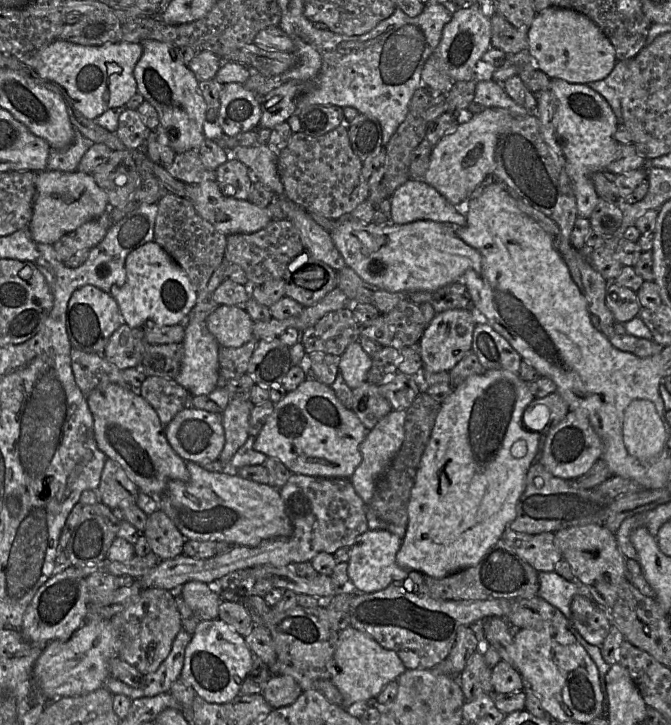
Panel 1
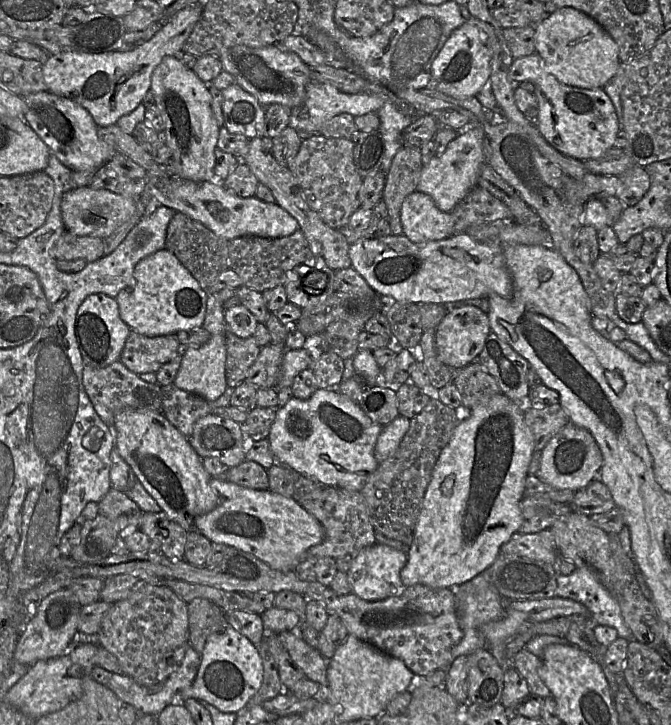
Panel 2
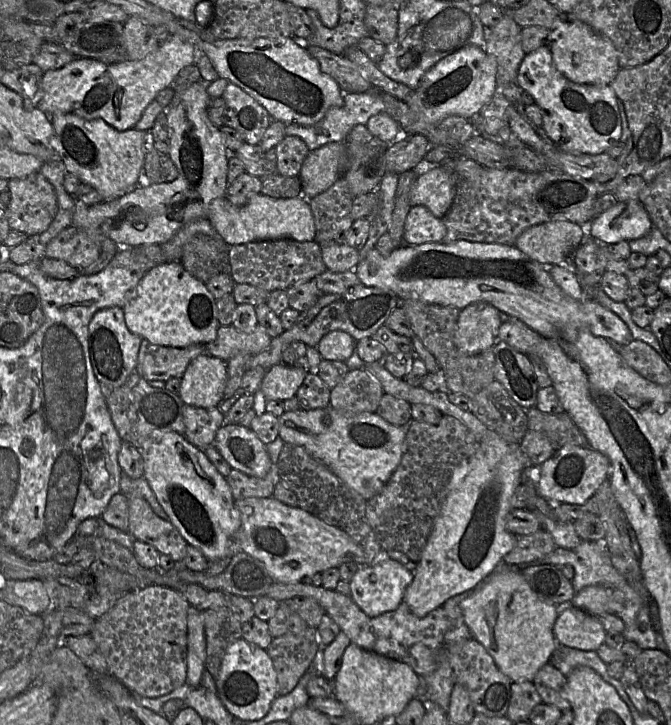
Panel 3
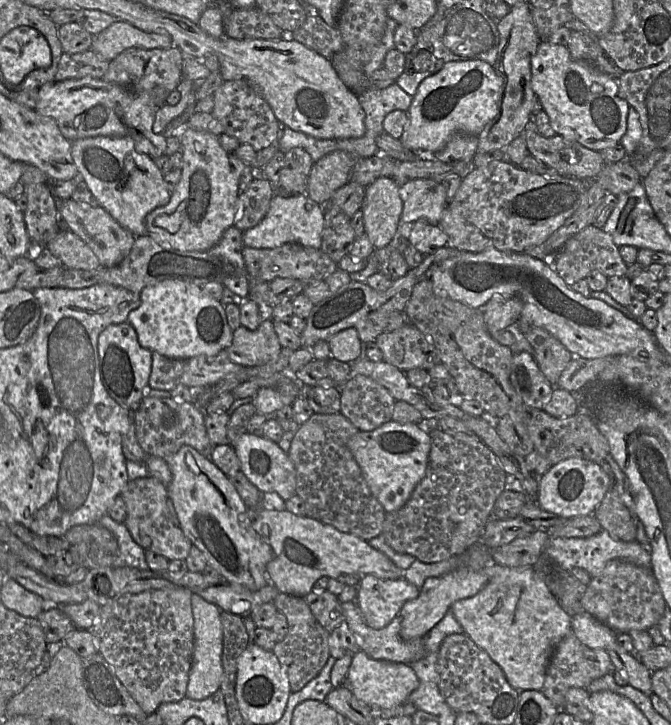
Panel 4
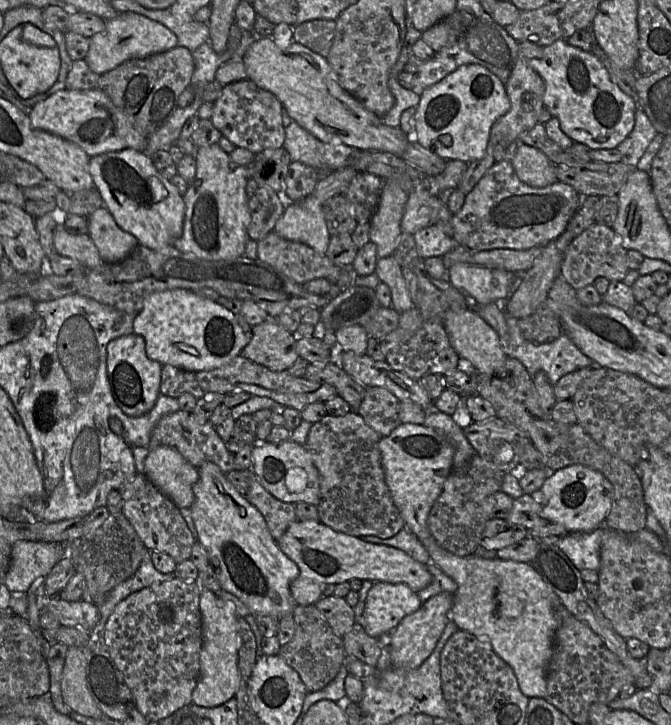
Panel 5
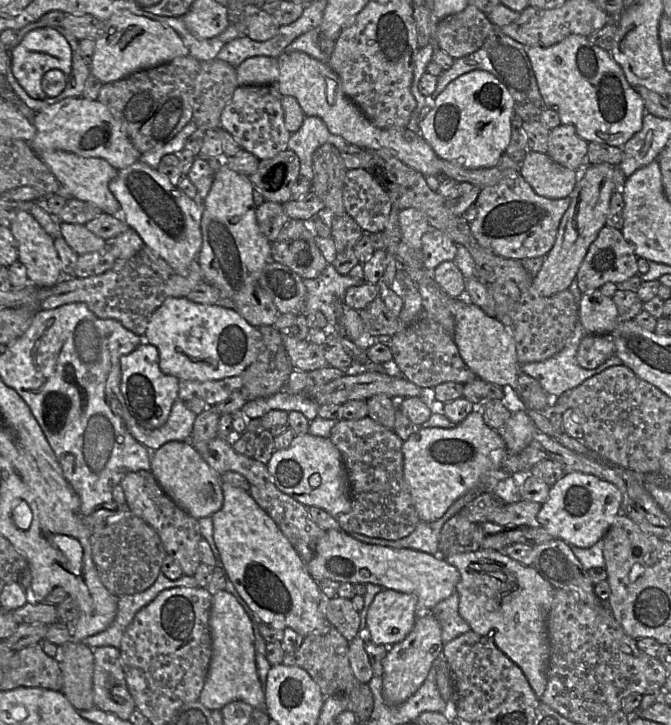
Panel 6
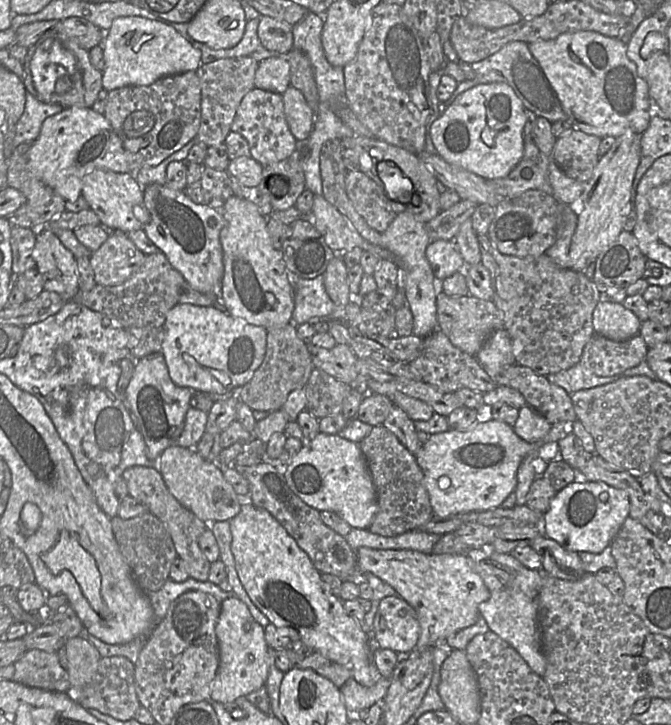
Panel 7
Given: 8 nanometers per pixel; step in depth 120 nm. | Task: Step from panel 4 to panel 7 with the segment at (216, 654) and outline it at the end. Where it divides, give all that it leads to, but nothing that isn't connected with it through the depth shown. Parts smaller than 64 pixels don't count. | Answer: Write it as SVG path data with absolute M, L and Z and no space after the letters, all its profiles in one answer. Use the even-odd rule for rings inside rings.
M236 596L221 602L215 632L219 647L219 667L211 684L209 700L231 703L263 687L269 672L269 646L265 640L264 628L254 620L248 607Z

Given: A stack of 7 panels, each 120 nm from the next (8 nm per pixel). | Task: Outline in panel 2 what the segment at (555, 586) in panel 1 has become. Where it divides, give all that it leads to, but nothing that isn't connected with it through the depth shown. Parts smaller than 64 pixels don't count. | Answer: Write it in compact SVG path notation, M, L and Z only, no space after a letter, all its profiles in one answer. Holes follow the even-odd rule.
M575 566L570 575L558 573L557 583L556 597L577 601L587 608L589 616L580 617L584 622L591 617L596 626L613 627L620 637L627 641L634 640L622 617L618 601L590 571Z

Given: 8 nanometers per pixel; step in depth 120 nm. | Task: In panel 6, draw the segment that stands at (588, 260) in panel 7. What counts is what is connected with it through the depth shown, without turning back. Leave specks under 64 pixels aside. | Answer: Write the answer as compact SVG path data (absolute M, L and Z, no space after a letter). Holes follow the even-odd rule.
M601 163L587 165L577 172L577 184L571 193L571 203L564 213L553 248L545 256L539 272L532 277L530 292L535 297L550 297L567 290L583 262L590 245L597 238L599 231L606 226L610 199L616 191L614 183L615 165Z

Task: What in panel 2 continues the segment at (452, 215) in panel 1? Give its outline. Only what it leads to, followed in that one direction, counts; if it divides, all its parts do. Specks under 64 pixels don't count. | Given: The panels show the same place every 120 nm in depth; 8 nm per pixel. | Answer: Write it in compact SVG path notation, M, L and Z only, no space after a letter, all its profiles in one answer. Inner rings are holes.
M418 190L404 199L400 210L400 221L403 234L414 243L442 240L454 234L454 219L451 213L441 211L428 194Z

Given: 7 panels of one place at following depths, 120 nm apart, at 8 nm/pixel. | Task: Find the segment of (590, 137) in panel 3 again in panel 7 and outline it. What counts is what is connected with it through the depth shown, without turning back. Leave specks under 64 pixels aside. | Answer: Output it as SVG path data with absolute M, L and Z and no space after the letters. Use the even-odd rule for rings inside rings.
M594 31L567 32L551 40L528 43L528 49L542 68L549 83L556 91L558 100L570 128L600 138L617 138L625 132L644 132L652 116L648 85L637 73L636 64L627 56L627 43Z

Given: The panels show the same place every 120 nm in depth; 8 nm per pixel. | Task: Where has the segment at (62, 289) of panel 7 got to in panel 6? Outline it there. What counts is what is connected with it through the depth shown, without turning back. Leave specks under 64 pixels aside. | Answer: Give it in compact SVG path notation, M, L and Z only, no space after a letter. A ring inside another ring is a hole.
M19 212L8 225L18 249L18 262L27 269L31 284L51 288L63 278L54 238L28 212Z

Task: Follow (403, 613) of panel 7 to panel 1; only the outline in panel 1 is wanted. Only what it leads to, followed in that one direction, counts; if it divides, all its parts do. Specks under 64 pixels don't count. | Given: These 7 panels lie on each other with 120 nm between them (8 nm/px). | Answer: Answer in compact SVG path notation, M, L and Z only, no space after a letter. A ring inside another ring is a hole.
M370 530L359 535L349 547L347 573L351 589L359 593L372 593L387 588L394 582L403 582L409 570L400 567L396 555L402 545L402 539L389 531Z

